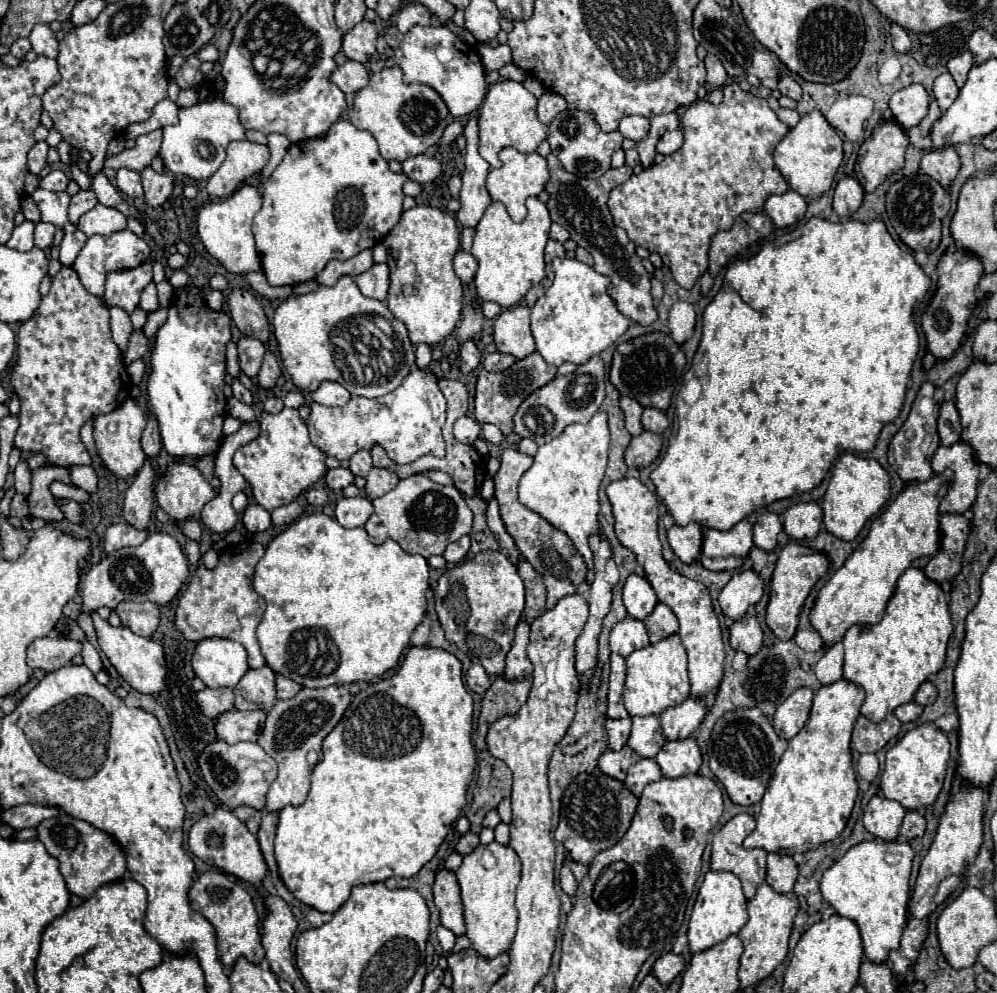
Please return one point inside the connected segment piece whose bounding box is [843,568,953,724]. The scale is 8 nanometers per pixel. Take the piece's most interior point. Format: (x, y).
(891, 660)

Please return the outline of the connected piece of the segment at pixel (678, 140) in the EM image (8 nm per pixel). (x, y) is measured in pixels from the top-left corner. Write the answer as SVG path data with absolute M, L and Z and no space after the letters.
M681 128L673 130L673 132L665 132L659 138L659 142L657 142L657 152L659 154L673 154L675 150L679 150L681 144L683 144L683 132L681 132Z

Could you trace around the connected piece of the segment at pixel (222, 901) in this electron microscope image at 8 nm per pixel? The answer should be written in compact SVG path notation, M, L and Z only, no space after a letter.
M205 872L197 878L197 882L189 890L189 906L203 914L217 932L217 948L219 948L219 958L223 966L233 968L239 956L245 956L249 962L259 964L265 956L265 950L259 942L259 926L257 926L257 912L252 897L241 888L237 882L231 882L225 874L221 872Z

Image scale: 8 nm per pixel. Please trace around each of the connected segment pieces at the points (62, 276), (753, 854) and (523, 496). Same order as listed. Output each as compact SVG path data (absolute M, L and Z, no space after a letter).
M145 260L137 268L109 274L105 298L95 298L87 294L73 268L59 270L39 310L21 324L17 334L17 366L11 378L13 390L21 400L21 424L15 434L17 450L41 452L55 466L91 464L91 456L79 438L81 426L121 406L131 392L121 352L111 338L109 308L121 306L131 314L151 278L153 260Z
M737 814L731 818L715 836L713 836L713 854L711 854L711 870L717 872L733 872L741 884L743 884L743 894L747 900L755 896L755 890L761 882L765 882L765 850L745 850L743 840L755 830L755 820L749 814Z
M597 412L587 424L571 424L551 442L539 446L533 466L519 480L519 502L543 516L551 526L565 532L587 564L585 582L593 582L593 552L589 550L589 536L599 534L599 484L605 476L609 454L609 428L607 414Z

